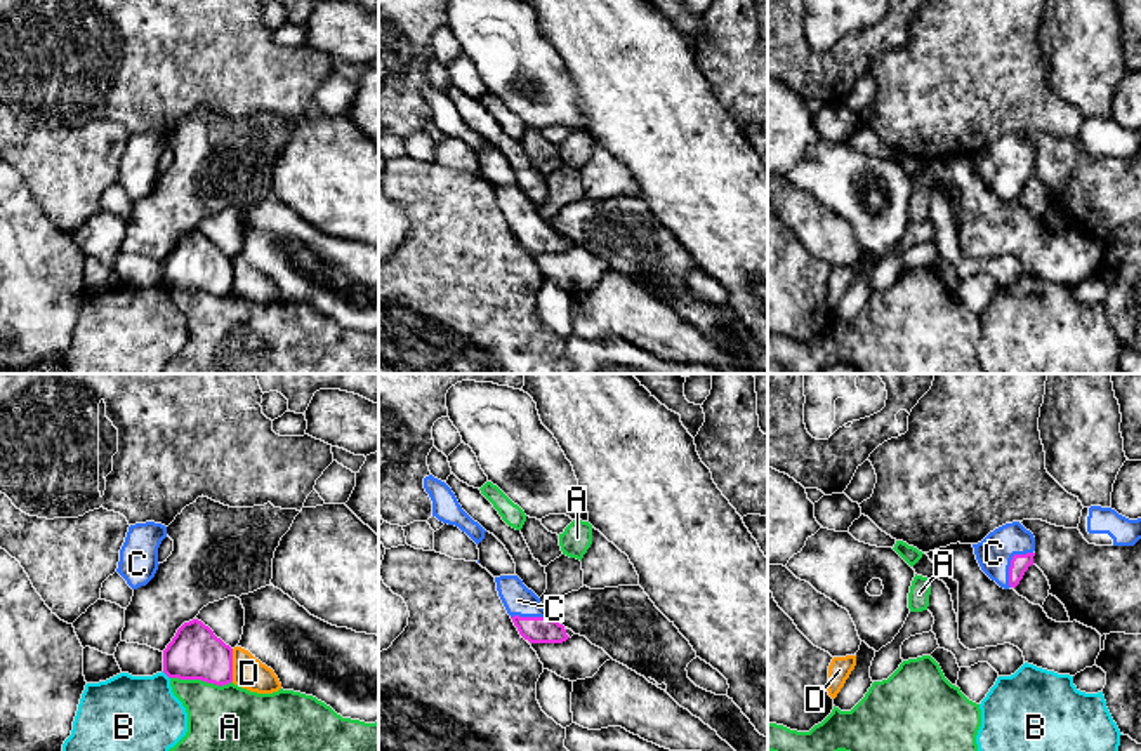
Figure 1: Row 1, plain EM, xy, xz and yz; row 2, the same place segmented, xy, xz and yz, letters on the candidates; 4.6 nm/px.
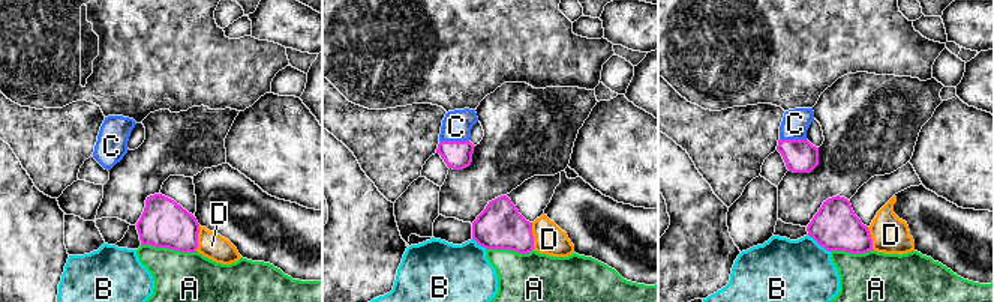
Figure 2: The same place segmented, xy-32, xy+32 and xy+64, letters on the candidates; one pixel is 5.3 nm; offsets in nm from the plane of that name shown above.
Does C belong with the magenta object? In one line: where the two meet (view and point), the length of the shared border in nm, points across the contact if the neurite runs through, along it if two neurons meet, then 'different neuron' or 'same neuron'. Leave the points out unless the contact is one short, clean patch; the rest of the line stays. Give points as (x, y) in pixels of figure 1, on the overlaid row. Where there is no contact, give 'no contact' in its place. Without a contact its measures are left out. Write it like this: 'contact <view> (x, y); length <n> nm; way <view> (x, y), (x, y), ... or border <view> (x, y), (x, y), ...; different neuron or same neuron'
contact yz (1011, 562); length 200 nm; way yz (1020, 564), (1011, 562), (1004, 555), (994, 553); same neuron

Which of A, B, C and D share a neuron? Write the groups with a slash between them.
A / B / C / D

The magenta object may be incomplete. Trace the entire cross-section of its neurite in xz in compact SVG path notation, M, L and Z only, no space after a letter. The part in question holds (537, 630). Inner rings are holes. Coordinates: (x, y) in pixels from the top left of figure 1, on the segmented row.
M518 575L495 577L498 596L519 635L530 643L563 643L563 624L542 607L540 598Z

